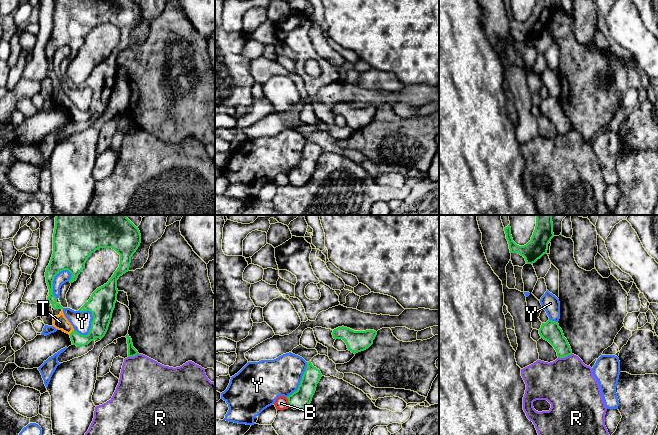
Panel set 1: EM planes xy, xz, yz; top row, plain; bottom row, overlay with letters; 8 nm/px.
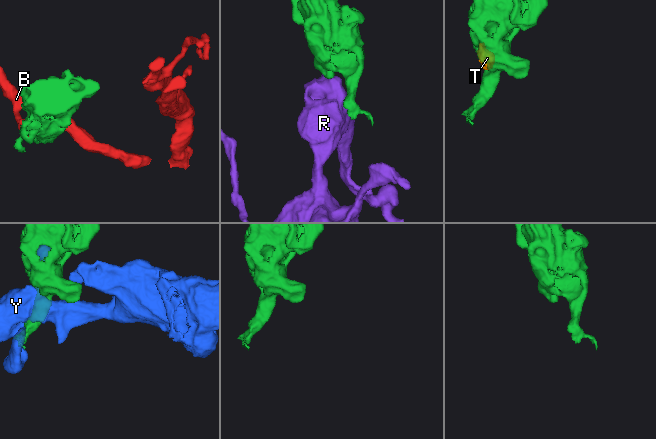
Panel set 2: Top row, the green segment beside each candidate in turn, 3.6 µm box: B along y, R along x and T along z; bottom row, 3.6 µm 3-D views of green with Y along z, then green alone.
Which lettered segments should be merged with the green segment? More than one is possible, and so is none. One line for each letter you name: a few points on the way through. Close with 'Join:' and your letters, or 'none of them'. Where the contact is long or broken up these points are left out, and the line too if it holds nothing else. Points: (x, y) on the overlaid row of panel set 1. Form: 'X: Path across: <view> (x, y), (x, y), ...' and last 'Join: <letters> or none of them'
Join: T

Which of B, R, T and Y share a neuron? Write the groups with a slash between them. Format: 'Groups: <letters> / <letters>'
Groups: B / R / T / Y

